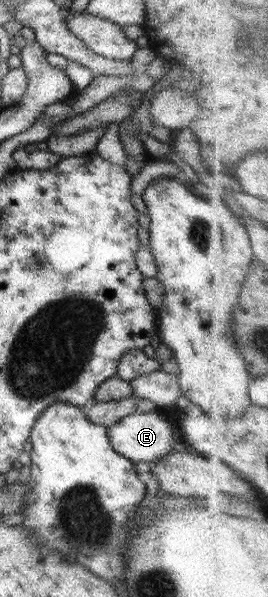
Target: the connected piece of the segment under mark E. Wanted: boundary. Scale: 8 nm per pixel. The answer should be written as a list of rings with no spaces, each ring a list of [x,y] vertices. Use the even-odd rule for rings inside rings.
[[[158,410],[154,412],[138,411],[120,418],[107,427],[107,434],[112,450],[134,463],[146,461],[152,465],[182,445],[178,427],[164,419],[164,415]]]

